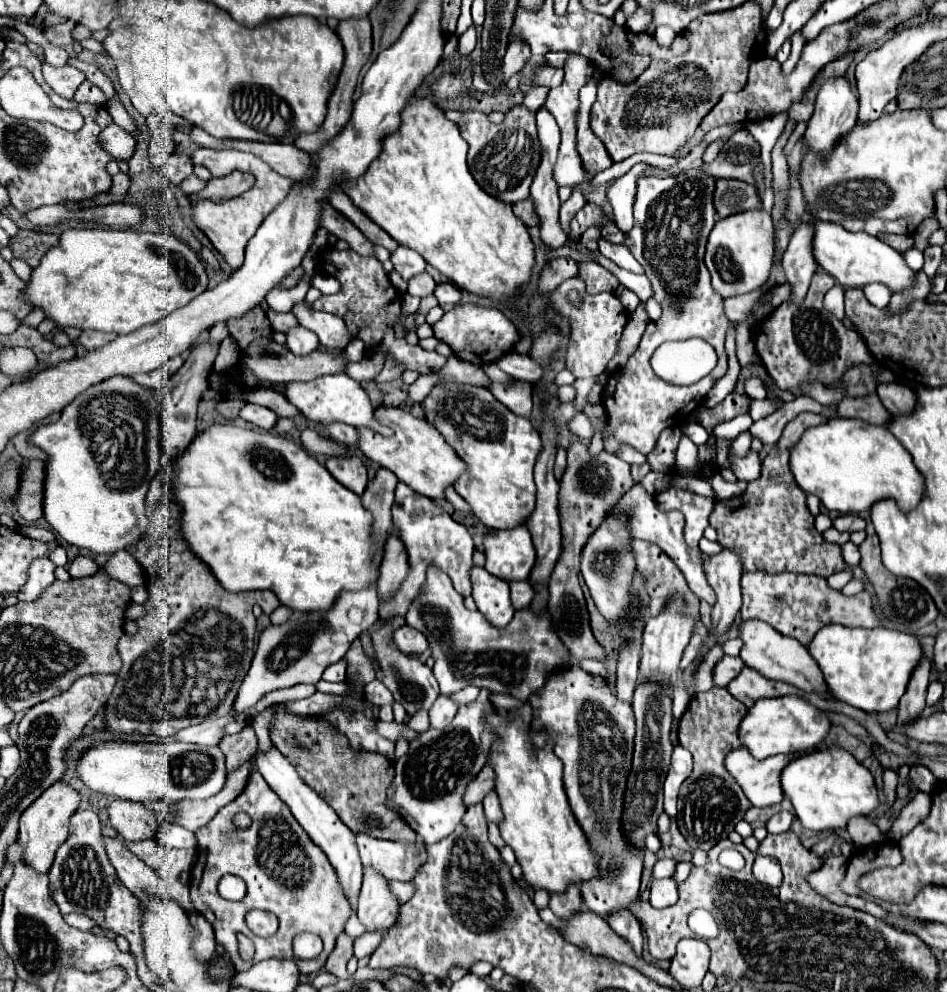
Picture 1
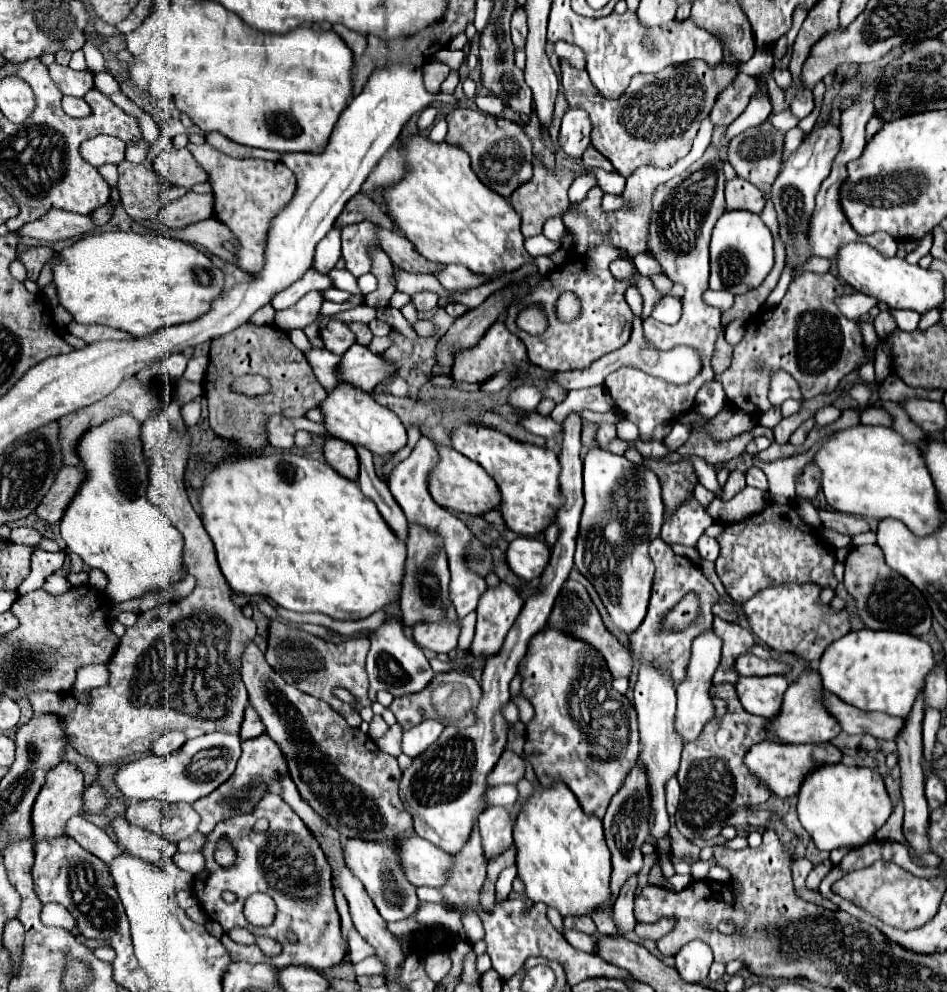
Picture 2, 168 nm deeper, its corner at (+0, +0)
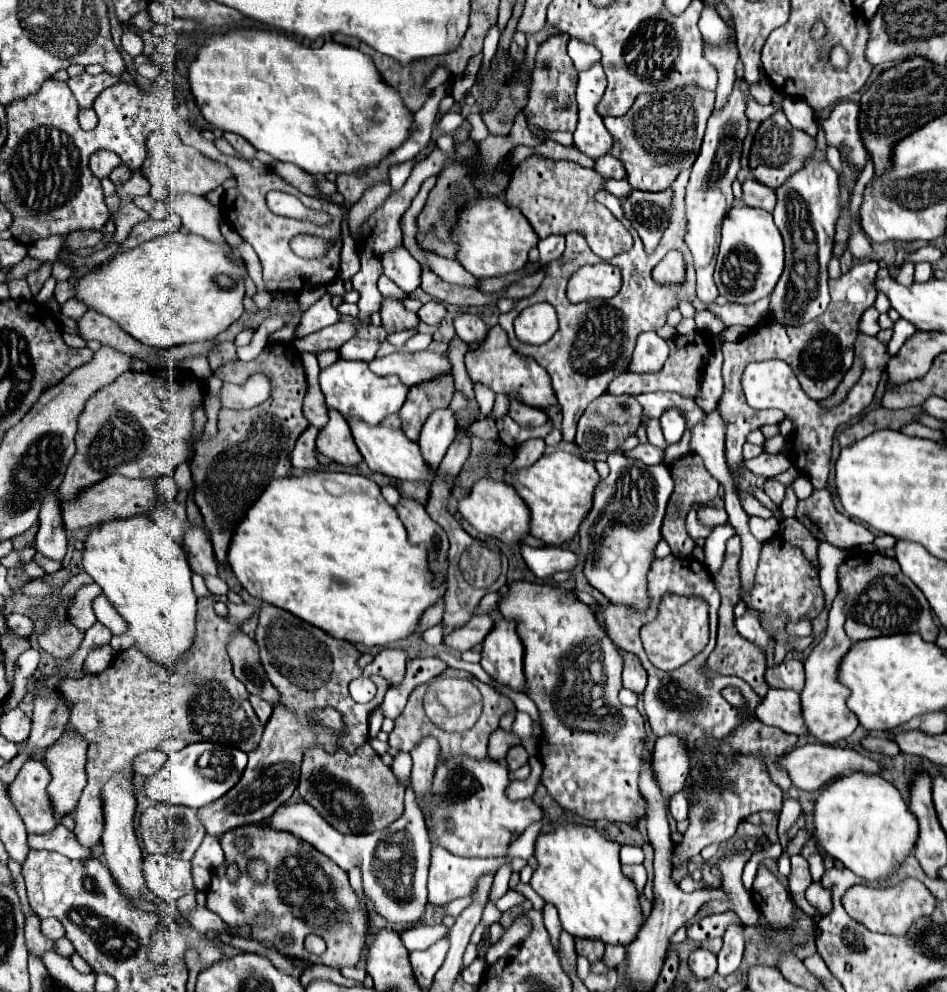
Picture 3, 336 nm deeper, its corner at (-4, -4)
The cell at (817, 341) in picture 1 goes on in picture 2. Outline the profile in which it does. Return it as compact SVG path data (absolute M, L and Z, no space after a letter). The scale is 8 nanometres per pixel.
M803 273L803 275L795 277L793 283L789 285L787 295L783 297L783 301L777 307L765 309L765 311L757 313L755 319L747 321L745 335L735 345L731 367L727 371L715 375L715 381L719 381L723 385L727 401L751 417L763 415L765 411L769 411L767 377L775 369L785 369L787 373L791 373L795 377L795 381L801 385L803 399L811 399L815 395L835 391L835 387L839 385L839 381L845 375L849 375L853 369L857 369L859 365L863 365L867 361L865 349L863 349L863 335L861 335L859 319L847 319L835 305L835 299L839 295L849 295L849 293L855 293L855 289L851 285L841 283L831 273L823 273L823 275Z

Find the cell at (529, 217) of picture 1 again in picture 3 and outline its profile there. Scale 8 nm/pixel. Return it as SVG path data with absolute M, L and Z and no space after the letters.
M533 155L515 169L503 201L509 207L521 209L539 239L545 239L553 233L565 235L569 231L581 231L593 253L609 261L611 257L627 251L633 245L633 239L623 223L607 211L607 207L595 203L593 195L603 183L605 181L599 173L585 169L575 161L551 161Z

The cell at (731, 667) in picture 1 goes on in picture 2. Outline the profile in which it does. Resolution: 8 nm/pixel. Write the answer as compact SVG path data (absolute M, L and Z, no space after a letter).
M747 653L747 655L741 655L737 659L737 671L739 675L743 677L765 677L765 675L787 675L787 671L791 671L791 667L787 663L781 663L781 661L775 661L771 659L771 663Z

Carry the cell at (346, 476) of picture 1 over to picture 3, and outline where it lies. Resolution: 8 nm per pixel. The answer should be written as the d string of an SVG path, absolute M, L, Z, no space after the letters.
M329 411L329 423L319 431L317 437L317 451L341 465L357 467L363 461L351 429L339 411Z

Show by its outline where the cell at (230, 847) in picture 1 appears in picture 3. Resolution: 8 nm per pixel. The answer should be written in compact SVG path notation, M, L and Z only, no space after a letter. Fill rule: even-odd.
M245 825L239 829L231 829L221 835L221 847L225 851L225 863L235 861L241 869L241 875L237 883L229 883L225 877L225 863L219 865L207 889L207 909L217 913L231 931L249 925L249 939L267 941L281 955L309 961L315 965L327 965L337 969L357 965L361 949L365 945L367 917L363 915L357 895L349 885L347 873L341 867L337 867L329 857L325 857L309 843L303 843L303 839L299 839L297 835L291 835L289 831L271 831L271 827ZM239 835L247 835L251 839L251 849L247 853L237 853L233 847ZM251 859L263 859L267 863L269 871L263 883L255 883L255 879L247 875L247 863ZM259 911L273 913L275 919L269 929L255 925L253 917ZM285 933L291 933L295 937L295 943L291 947L283 945L281 941ZM309 933L321 935L325 939L327 951L323 955L311 955L305 951L303 941Z

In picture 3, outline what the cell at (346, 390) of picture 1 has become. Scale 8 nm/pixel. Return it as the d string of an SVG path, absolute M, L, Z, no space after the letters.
M347 419L347 423L349 423L353 439L371 471L395 477L397 481L427 481L427 477L431 477L431 473L427 471L427 463L421 457L419 445L411 443L411 439L407 439L407 435L403 435L401 427L389 427L383 423L369 425L369 423L363 423L361 419Z

